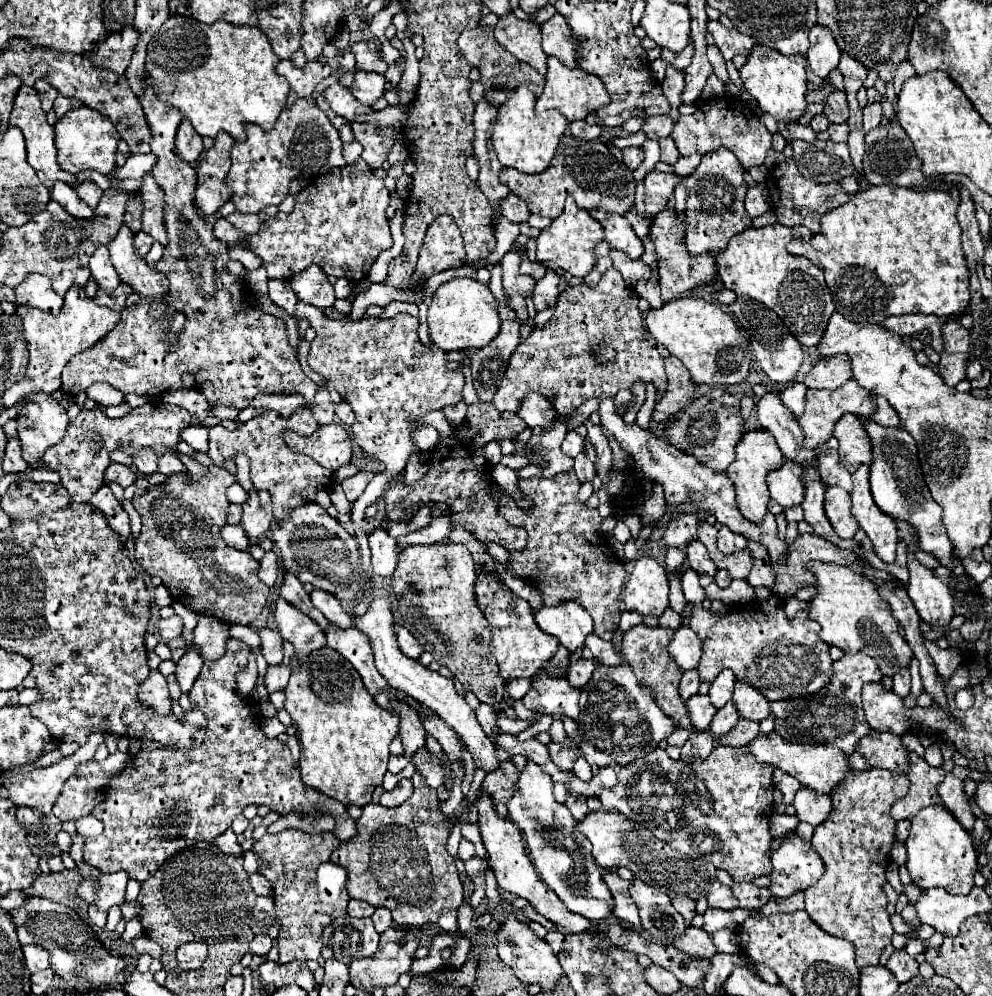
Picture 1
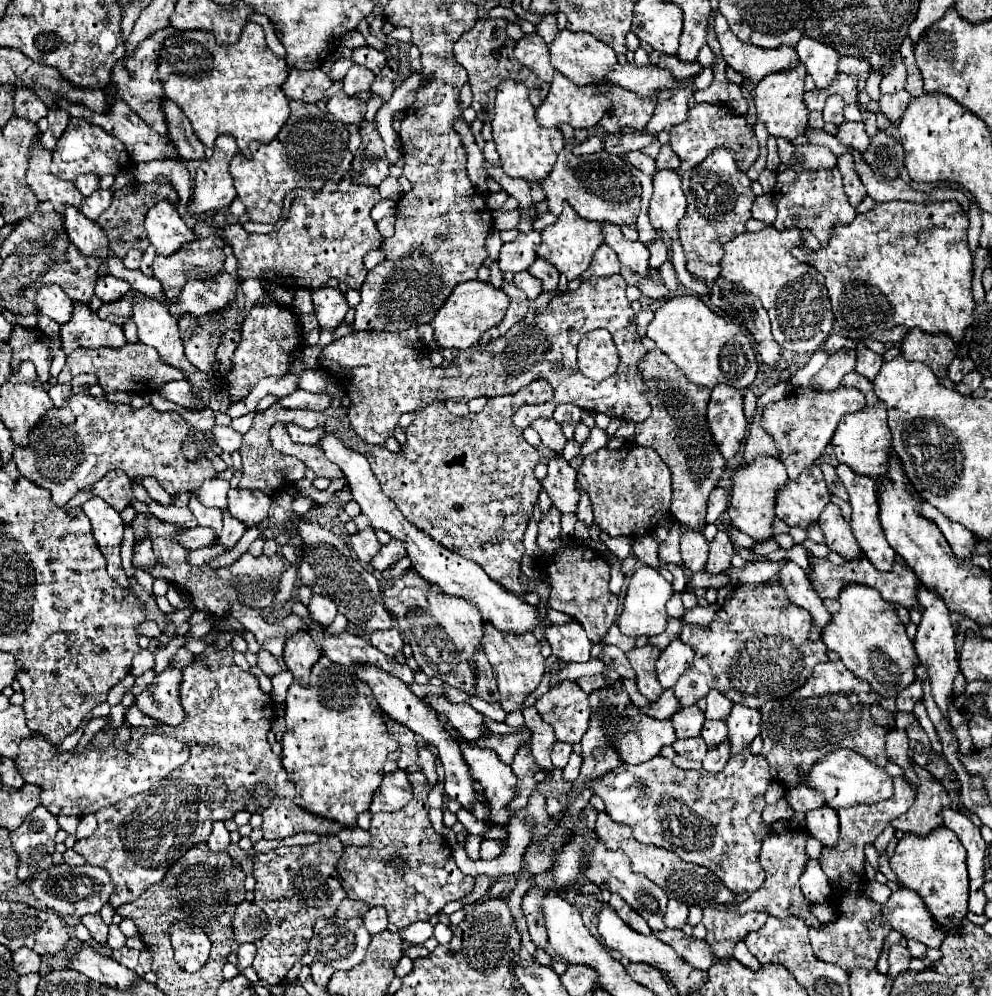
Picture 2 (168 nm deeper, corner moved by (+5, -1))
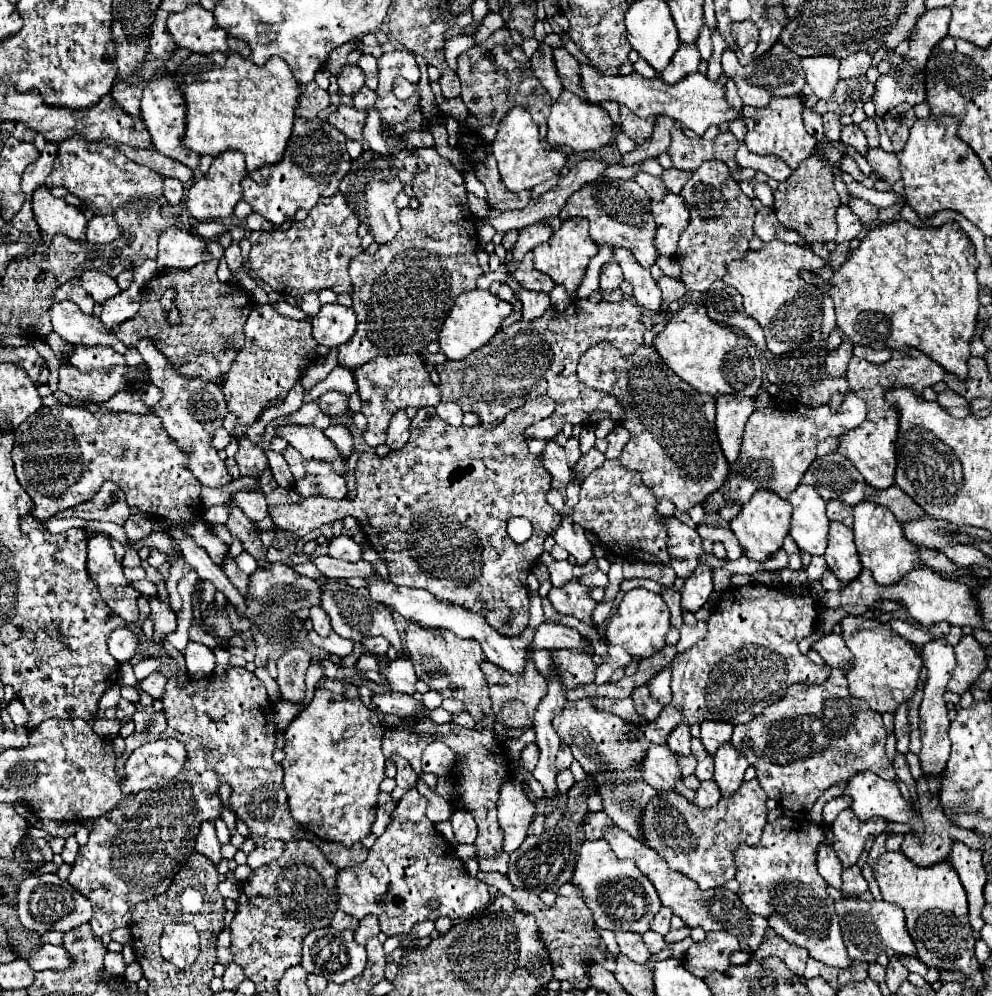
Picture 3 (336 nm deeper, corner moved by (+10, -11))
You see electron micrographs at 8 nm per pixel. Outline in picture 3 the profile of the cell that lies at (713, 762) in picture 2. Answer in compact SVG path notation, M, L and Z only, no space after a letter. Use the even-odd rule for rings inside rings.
M704 781L704 783L700 783L700 789L696 791L696 803L698 803L698 807L700 809L710 809L710 807L714 807L714 805L718 805L718 801L720 801L720 789L718 789L718 785L714 783L714 781Z

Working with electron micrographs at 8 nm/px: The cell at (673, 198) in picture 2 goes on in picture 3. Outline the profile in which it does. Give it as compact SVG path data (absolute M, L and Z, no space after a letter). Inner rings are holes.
M668 193L666 201L654 203L652 201L652 213L658 225L656 231L656 245L662 255L674 255L678 247L680 233L690 223L690 211L680 195Z

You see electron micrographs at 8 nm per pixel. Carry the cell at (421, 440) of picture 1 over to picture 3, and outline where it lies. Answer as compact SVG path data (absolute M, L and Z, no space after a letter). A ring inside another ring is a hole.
M396 411L394 417L390 419L388 431L386 431L386 445L390 449L402 449L408 443L408 427L410 427L410 419L404 411Z

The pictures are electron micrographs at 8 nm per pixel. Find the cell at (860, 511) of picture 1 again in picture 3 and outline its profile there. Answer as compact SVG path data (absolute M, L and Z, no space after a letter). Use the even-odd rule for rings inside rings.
M868 501L854 507L854 541L856 541L856 549L862 565L870 569L874 579L882 585L896 583L902 575L922 565L922 561L918 559L916 545L904 539L900 523L886 507L870 505Z

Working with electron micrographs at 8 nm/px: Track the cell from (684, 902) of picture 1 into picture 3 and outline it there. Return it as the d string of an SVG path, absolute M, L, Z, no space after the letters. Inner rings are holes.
M660 907L656 917L650 921L650 929L660 935L666 935L670 931L670 917L672 917L672 911L668 907Z

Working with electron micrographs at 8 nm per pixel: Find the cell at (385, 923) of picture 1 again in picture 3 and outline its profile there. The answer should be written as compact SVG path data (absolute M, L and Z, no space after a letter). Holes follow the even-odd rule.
M368 915L368 917L364 917L362 921L360 921L360 925L358 925L358 929L354 931L354 939L358 941L358 943L366 943L370 937L376 937L380 933L380 925L378 925L378 919L374 917L374 915Z

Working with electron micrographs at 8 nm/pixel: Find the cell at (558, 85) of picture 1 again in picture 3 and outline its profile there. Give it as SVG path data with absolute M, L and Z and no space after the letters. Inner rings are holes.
M564 91L562 97L558 101L554 101L552 113L548 119L548 143L550 145L570 147L576 153L598 151L606 143L610 143L612 135L614 135L614 121L608 117L608 113L602 107L586 103L570 91Z

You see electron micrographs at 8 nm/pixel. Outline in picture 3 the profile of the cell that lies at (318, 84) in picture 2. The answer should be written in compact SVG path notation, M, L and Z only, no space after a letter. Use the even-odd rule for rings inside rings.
M314 81L306 83L306 85L300 85L300 103L298 103L298 109L296 109L298 117L314 119L328 105L330 105L328 91L320 89Z

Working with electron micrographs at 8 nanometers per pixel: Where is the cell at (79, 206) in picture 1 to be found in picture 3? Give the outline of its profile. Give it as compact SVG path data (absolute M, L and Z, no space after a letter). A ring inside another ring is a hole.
M86 271L80 281L82 281L82 287L94 297L96 303L104 303L106 299L112 299L118 293L122 293L118 283L112 277L106 277L106 273Z

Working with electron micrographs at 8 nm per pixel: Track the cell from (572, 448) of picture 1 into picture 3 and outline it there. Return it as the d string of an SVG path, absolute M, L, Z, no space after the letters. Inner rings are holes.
M570 437L570 439L568 439L568 443L566 443L566 447L564 447L564 451L566 451L566 461L568 461L568 465L570 465L570 467L574 467L574 465L578 463L578 459L580 459L578 439L576 439L576 437Z

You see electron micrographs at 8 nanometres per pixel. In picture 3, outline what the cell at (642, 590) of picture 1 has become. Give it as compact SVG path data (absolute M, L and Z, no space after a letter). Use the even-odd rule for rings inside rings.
M638 587L638 589L624 593L616 613L608 621L606 641L610 645L624 647L632 657L644 659L644 657L658 653L664 647L664 637L666 637L668 629L670 629L670 613L668 613L666 603L662 601L662 597L644 587Z

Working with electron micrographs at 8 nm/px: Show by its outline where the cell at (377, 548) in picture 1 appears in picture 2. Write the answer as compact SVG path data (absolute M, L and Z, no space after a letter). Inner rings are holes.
M367 527L367 529L357 531L357 533L351 535L351 547L353 547L353 551L357 553L357 559L359 559L361 563L369 563L369 561L377 555L381 543L379 543L379 539L375 537L373 527Z

